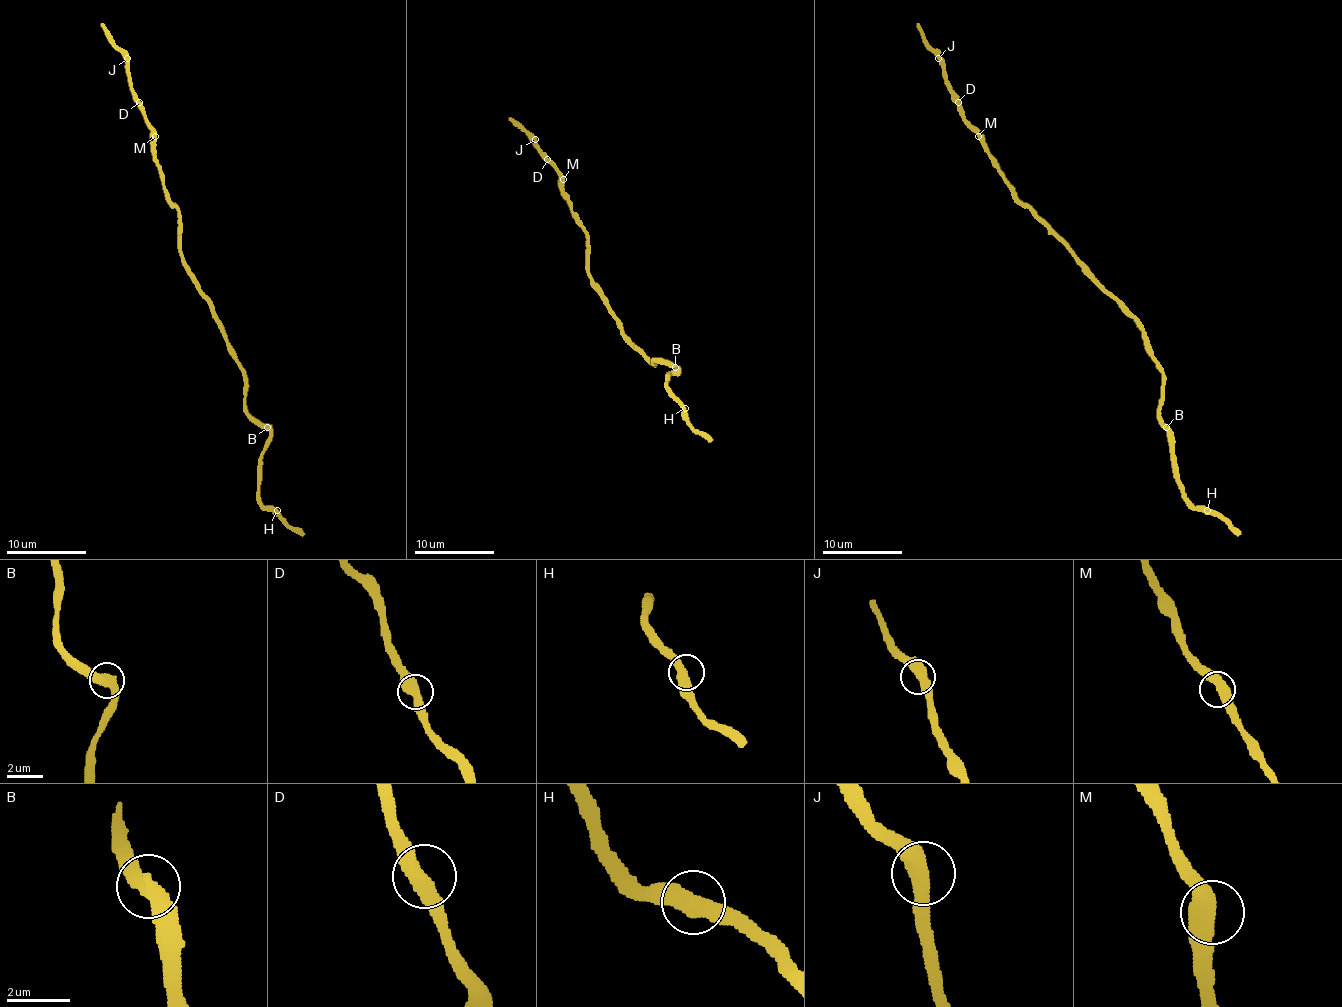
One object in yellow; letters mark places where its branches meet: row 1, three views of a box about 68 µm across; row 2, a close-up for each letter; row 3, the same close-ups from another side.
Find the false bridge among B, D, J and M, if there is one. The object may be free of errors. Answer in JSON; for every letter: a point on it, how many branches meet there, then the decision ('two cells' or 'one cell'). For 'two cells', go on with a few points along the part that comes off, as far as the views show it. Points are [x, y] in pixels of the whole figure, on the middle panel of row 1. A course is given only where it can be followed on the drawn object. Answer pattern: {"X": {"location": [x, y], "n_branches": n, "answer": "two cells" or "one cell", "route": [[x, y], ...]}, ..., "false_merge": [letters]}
{"B": {"location": [675, 367], "n_branches": 2, "answer": "one cell"}, "D": {"location": [547, 159], "n_branches": 2, "answer": "one cell"}, "J": {"location": [535, 139], "n_branches": 2, "answer": "one cell"}, "M": {"location": [563, 179], "n_branches": 2, "answer": "one cell"}, "false_merge": []}

